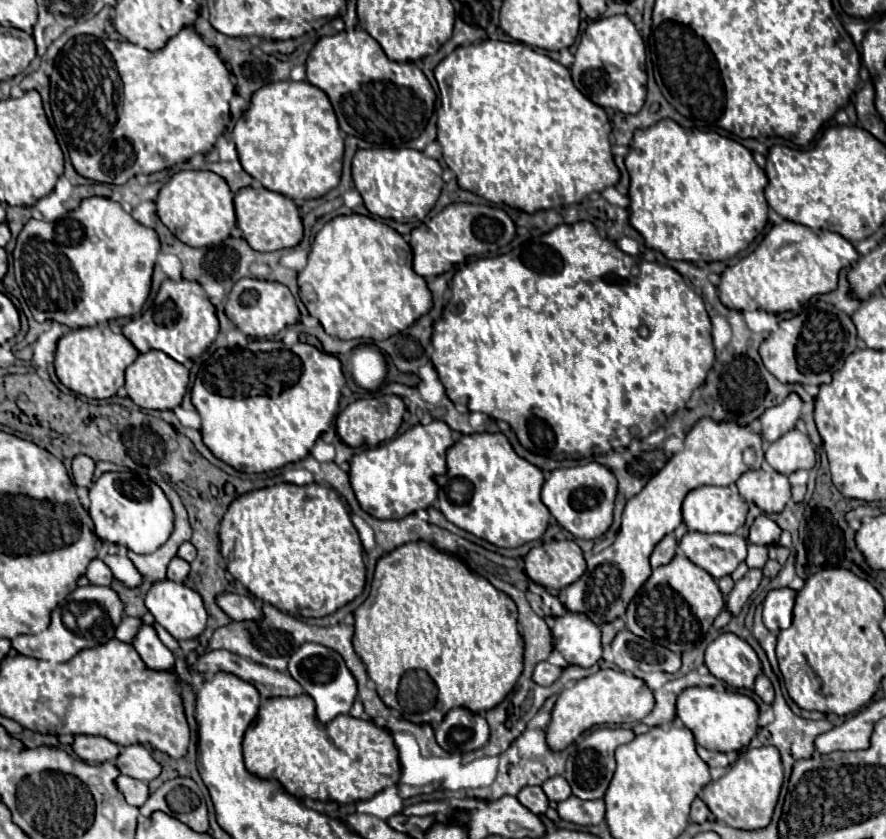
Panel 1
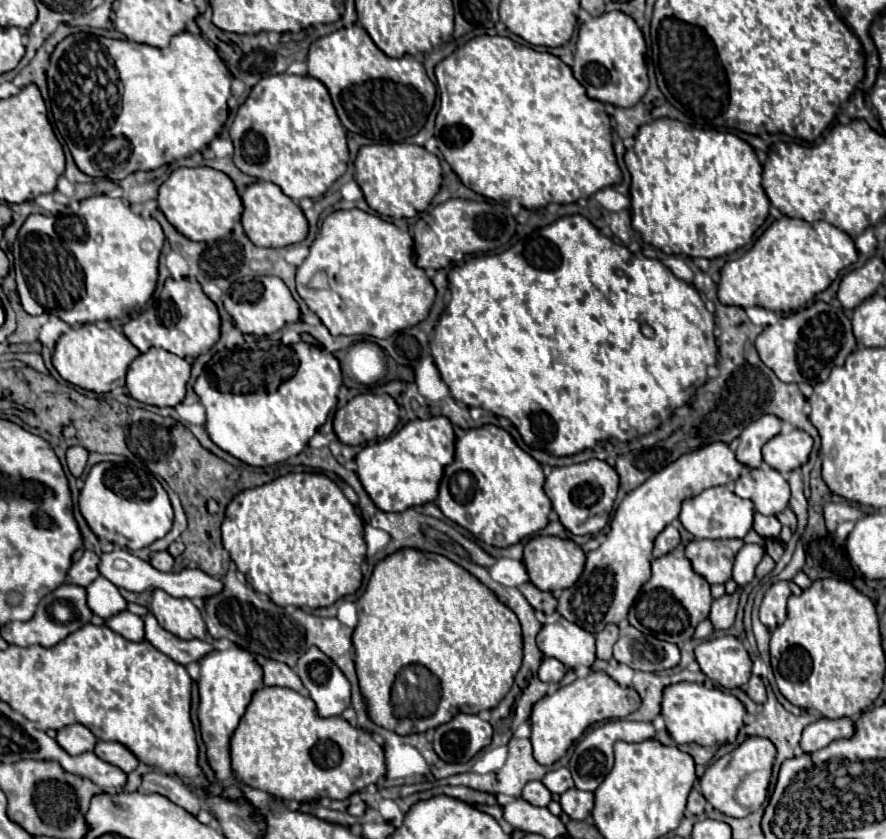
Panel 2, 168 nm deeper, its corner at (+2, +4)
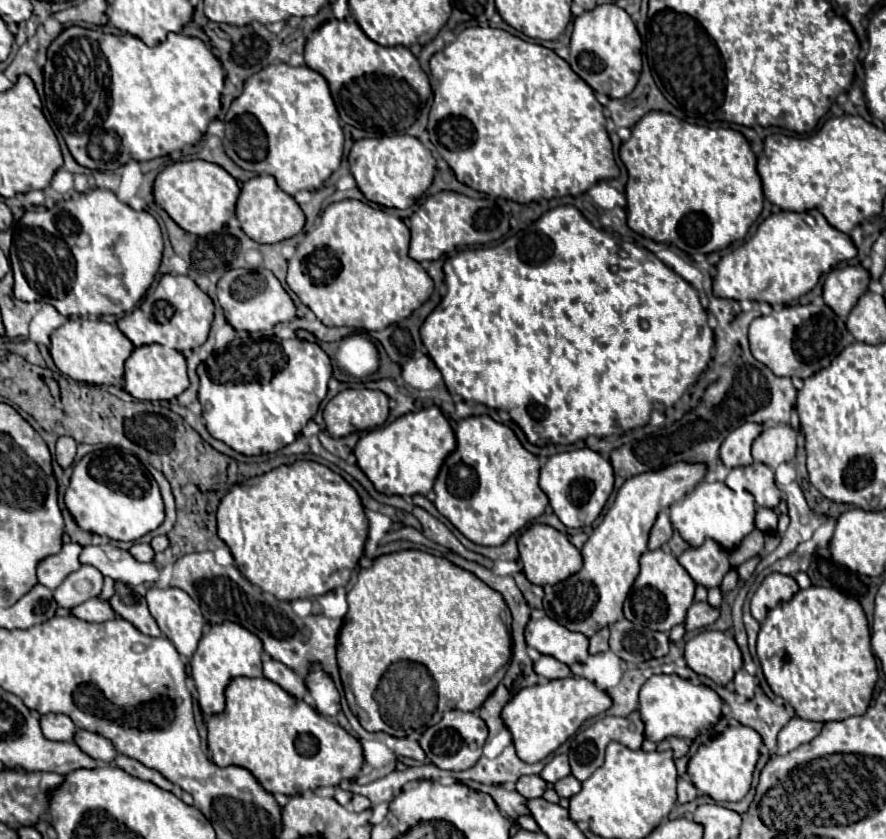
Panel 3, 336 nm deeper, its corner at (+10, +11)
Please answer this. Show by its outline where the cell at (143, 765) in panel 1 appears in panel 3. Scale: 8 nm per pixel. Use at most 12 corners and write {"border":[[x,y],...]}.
{"border":[[78,730],[74,742],[94,760],[114,762],[114,744]]}

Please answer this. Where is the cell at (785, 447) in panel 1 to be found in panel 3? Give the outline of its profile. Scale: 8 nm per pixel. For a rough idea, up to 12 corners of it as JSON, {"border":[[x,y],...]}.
{"border":[[782,424],[752,444],[754,460],[778,468],[796,454],[798,434]]}

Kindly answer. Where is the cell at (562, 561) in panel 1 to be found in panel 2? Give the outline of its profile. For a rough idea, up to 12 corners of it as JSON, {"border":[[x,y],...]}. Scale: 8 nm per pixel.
{"border":[[536,535],[524,565],[540,591],[574,585],[586,555],[570,539]]}

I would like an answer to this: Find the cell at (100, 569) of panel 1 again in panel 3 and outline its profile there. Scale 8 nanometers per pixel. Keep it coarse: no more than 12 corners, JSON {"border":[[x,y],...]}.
{"border":[[70,542],[38,566],[40,584],[58,588],[80,568],[82,546]]}

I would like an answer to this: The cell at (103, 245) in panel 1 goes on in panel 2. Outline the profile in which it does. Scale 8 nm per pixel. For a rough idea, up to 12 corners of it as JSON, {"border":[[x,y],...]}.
{"border":[[94,195],[30,215],[12,249],[28,315],[139,313],[164,233]]}

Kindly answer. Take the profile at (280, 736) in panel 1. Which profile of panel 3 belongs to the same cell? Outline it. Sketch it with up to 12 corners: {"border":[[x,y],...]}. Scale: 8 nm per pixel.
{"border":[[268,678],[210,716],[214,764],[270,794],[352,780],[362,744]]}

